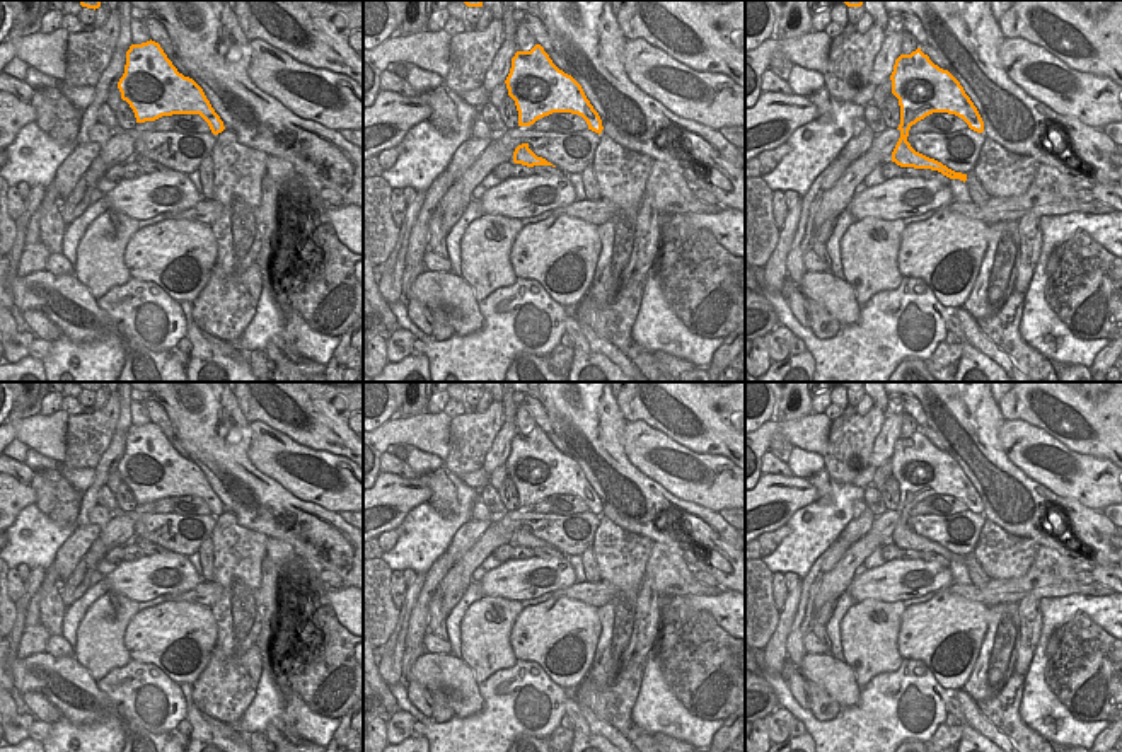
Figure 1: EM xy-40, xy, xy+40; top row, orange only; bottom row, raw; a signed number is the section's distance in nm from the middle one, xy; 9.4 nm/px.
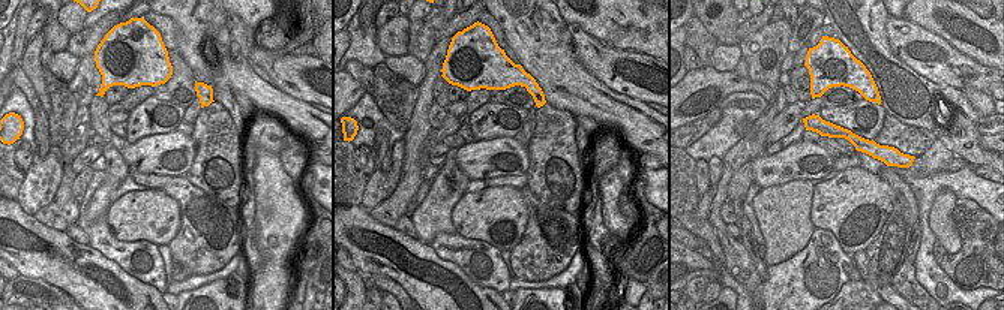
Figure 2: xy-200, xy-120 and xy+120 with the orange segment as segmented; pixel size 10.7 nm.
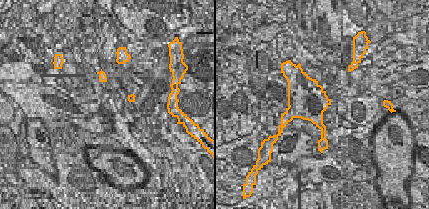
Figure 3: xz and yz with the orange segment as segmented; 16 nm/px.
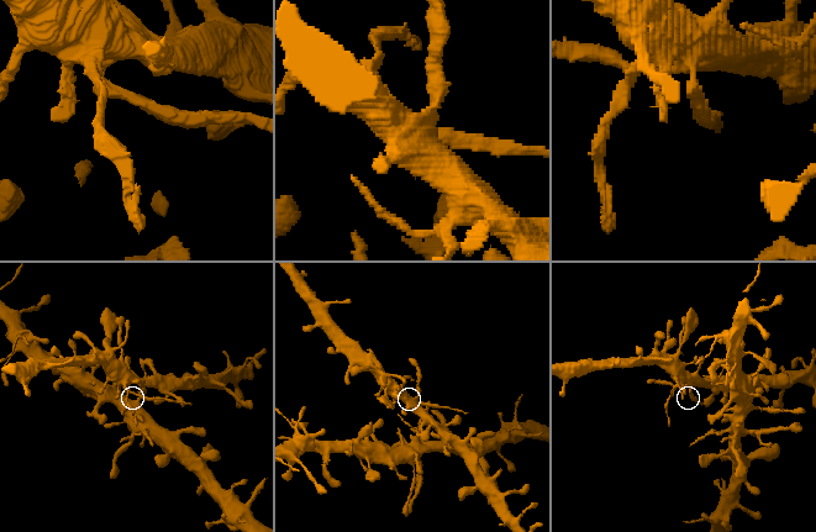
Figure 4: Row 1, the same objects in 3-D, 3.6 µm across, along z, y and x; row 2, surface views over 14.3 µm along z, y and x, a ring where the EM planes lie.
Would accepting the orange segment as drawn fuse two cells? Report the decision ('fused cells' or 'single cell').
fused cells

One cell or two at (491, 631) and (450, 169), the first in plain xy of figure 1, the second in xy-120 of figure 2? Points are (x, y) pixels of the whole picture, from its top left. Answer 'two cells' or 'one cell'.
one cell

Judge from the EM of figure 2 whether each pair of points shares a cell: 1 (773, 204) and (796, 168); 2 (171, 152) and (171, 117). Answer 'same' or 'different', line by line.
1: different
2: different

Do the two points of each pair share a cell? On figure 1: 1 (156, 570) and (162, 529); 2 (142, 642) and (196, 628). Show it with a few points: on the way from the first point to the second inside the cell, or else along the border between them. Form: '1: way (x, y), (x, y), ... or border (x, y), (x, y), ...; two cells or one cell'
1: border (171, 551), (185, 556); two cells
2: way (156, 635), (183, 635); one cell

